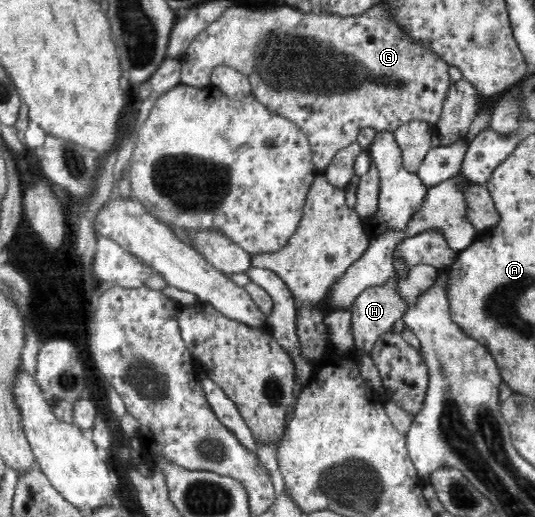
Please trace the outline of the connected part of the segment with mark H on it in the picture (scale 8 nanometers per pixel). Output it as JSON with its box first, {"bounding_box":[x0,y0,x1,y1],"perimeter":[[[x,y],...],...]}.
{"bounding_box":[349,274,408,354],"perimeter":[[[397,274],[392,276],[384,286],[370,286],[361,292],[350,306],[349,312],[352,314],[352,336],[354,337],[355,351],[370,354],[375,346],[375,342],[385,332],[392,331],[392,326],[396,320],[404,316],[408,310],[408,303],[402,301],[397,295],[395,286],[398,280]]]}

